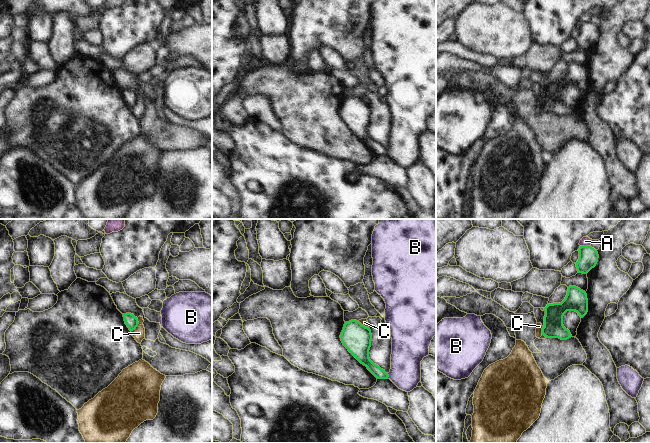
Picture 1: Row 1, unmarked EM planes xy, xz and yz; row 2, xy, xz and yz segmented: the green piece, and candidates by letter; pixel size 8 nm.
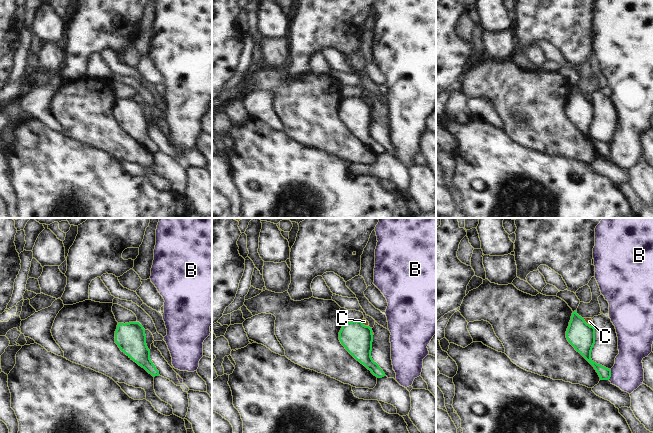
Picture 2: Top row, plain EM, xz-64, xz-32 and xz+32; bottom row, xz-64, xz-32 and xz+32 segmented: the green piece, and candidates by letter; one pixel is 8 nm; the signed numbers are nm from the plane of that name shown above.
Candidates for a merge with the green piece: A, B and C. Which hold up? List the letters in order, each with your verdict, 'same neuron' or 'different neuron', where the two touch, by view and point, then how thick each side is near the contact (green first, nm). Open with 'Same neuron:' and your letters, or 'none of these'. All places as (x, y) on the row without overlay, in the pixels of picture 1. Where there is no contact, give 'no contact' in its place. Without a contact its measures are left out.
Same neuron: none of these
A: different neuron | yz (585, 22) | 160/80 nm
B: different neuron | xz (388, 152) | 90/260 nm
C: different neuron | xy (137, 101) | 100/100 nm

